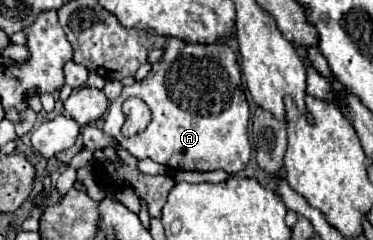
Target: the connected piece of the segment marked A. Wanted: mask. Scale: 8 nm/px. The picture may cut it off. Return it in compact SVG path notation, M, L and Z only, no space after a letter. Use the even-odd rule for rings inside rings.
M168 38L164 56L152 66L150 74L134 86L126 86L122 94L110 102L102 130L118 138L120 146L136 158L152 158L174 170L226 170L236 174L244 170L250 160L250 110L240 84L240 66L230 46L222 42L202 46ZM128 98L140 98L148 104L152 120L136 136L124 138L120 134L126 122L122 104Z

